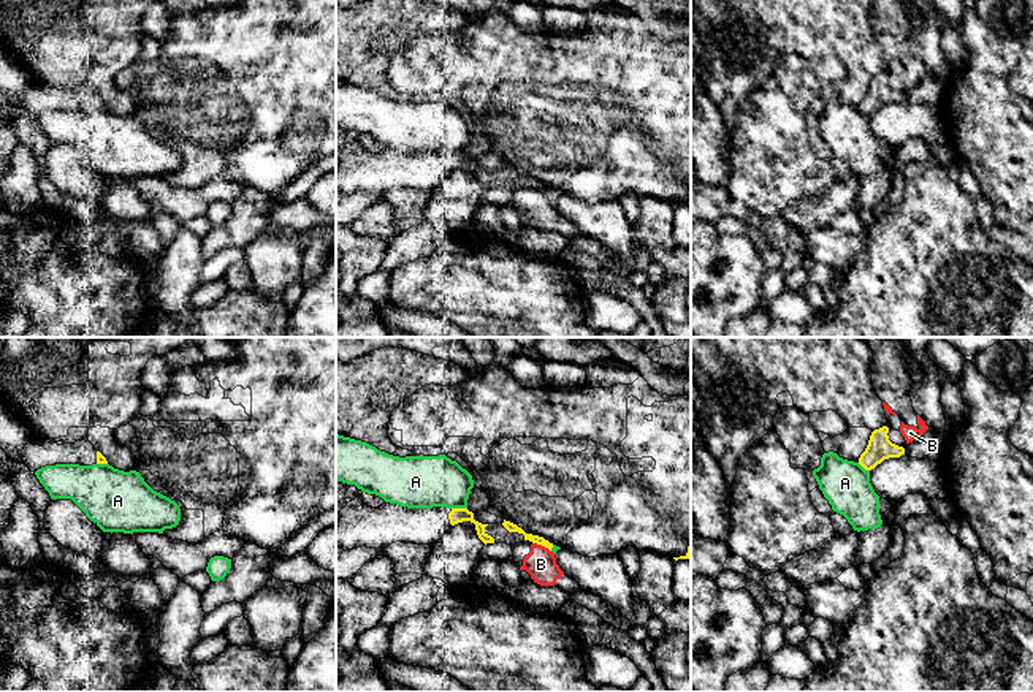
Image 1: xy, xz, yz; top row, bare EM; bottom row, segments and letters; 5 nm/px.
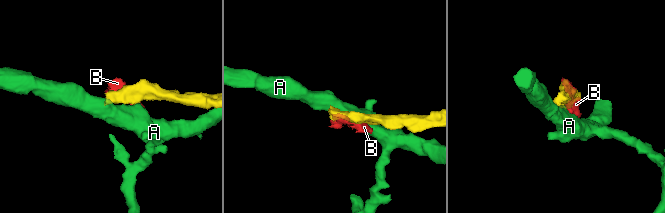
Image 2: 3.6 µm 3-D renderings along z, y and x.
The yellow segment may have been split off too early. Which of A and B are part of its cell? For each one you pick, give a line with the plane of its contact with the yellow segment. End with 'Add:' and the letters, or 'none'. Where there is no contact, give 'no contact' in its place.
Add: none

